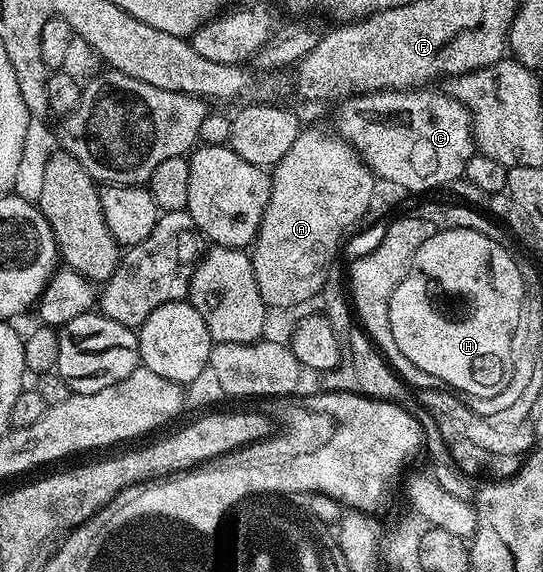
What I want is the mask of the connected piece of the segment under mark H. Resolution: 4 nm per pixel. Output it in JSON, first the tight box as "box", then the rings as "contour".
{"box":[385,229,523,398],"contour":[[[441,229],[429,239],[425,239],[425,243],[421,243],[421,251],[417,251],[417,255],[413,259],[411,270],[403,276],[397,291],[393,291],[393,299],[389,299],[389,303],[385,306],[385,320],[387,326],[391,328],[398,356],[409,359],[409,363],[421,367],[421,371],[425,371],[429,375],[437,375],[444,386],[450,387],[468,398],[497,396],[509,383],[513,371],[513,358],[510,353],[517,345],[518,320],[521,314],[523,295],[518,260],[515,257],[511,258],[511,251],[508,246],[493,243],[493,239],[485,239],[485,235],[477,235],[477,231],[468,229]]]}

